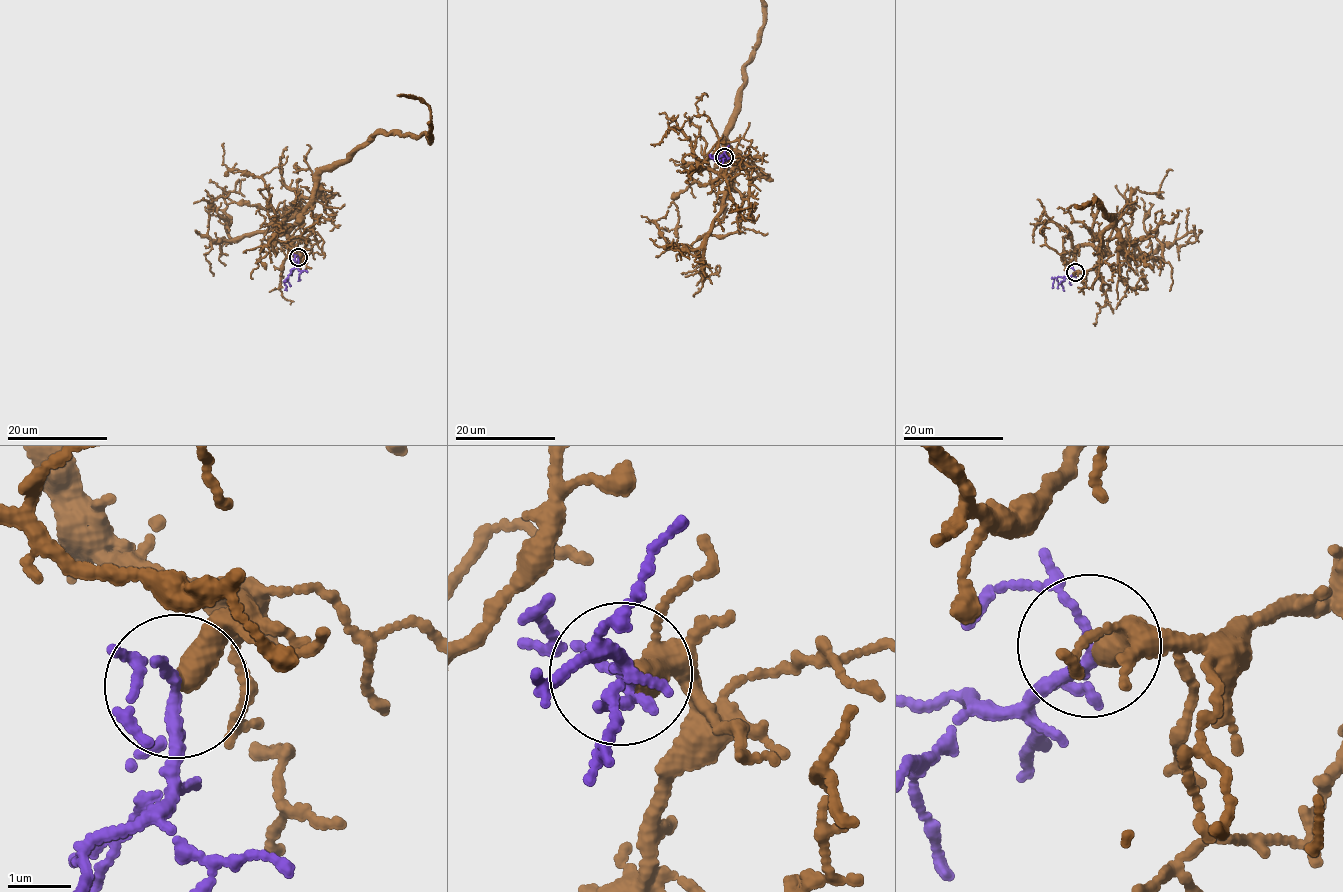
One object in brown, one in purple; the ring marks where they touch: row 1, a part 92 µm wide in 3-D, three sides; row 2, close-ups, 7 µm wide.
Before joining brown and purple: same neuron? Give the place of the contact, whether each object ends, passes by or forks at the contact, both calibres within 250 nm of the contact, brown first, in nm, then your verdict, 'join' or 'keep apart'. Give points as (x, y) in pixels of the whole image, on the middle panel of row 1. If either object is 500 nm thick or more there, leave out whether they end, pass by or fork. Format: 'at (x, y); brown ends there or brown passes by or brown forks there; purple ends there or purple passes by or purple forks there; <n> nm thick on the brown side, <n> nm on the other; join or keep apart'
at (724, 157); brown ends there; purple forks there; 440 nm thick on the brown side, 120 nm on the other; join

